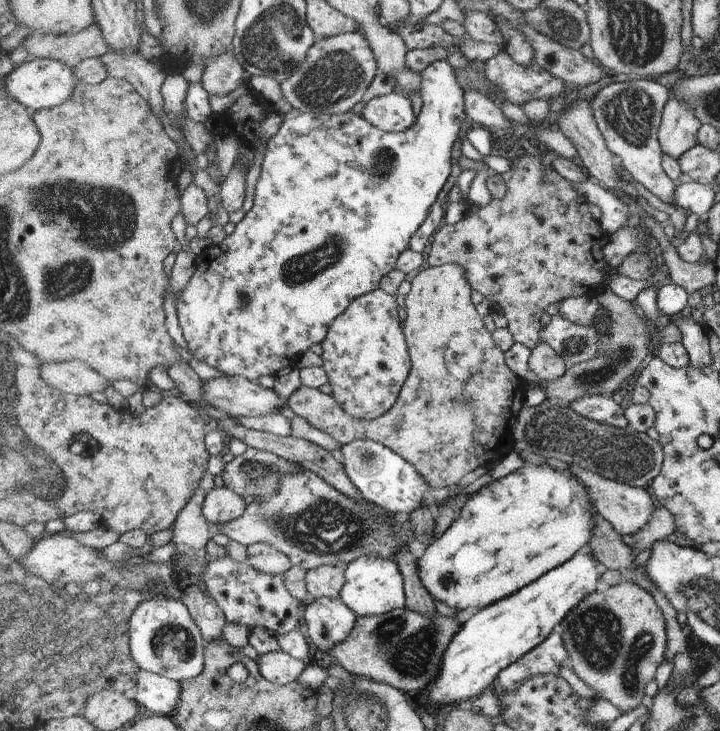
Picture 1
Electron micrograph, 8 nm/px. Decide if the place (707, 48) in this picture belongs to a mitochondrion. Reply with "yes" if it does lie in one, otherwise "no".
no

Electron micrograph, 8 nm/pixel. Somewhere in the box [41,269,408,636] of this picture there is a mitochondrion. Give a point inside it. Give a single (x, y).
(324, 529)

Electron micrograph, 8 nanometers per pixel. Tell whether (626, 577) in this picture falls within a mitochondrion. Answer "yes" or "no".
no

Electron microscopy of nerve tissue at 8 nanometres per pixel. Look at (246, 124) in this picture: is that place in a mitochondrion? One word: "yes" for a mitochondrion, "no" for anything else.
no

